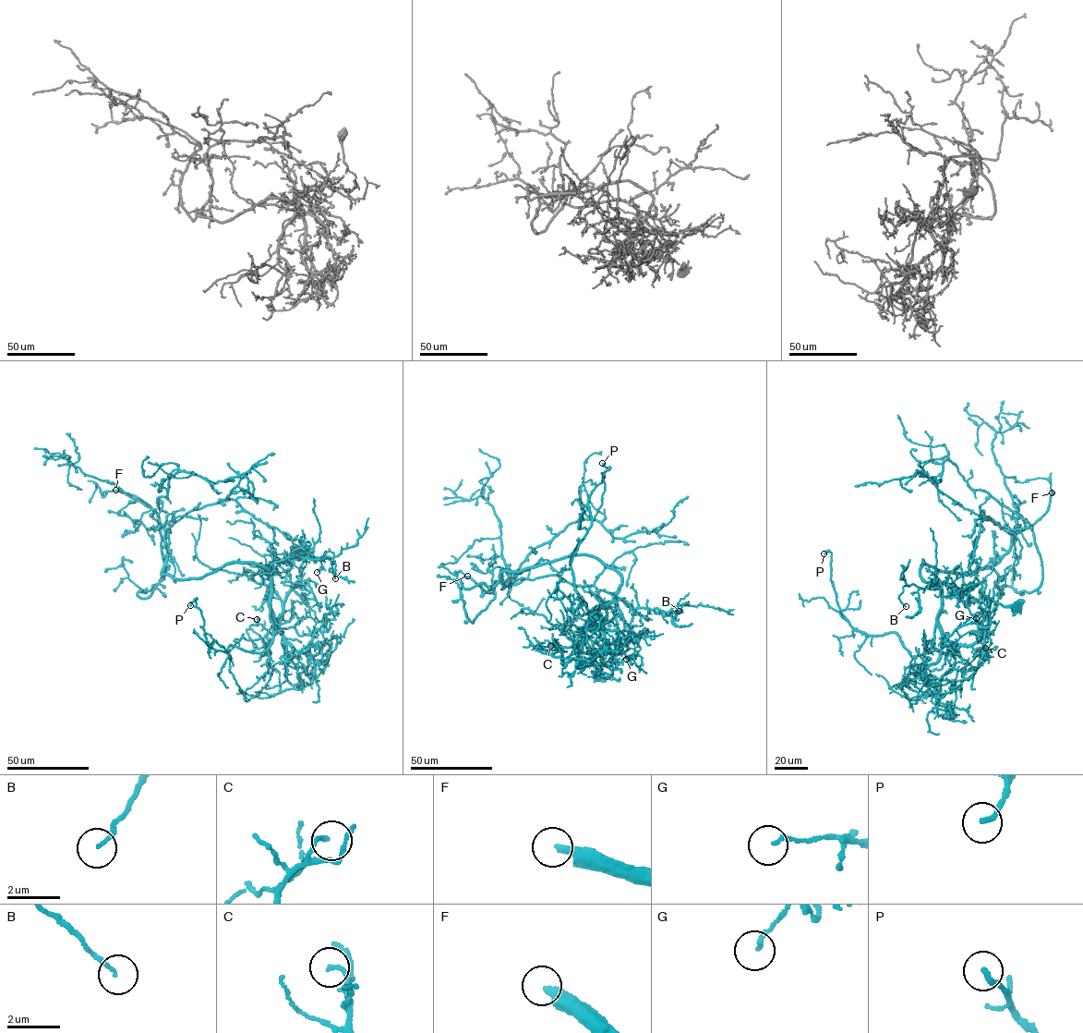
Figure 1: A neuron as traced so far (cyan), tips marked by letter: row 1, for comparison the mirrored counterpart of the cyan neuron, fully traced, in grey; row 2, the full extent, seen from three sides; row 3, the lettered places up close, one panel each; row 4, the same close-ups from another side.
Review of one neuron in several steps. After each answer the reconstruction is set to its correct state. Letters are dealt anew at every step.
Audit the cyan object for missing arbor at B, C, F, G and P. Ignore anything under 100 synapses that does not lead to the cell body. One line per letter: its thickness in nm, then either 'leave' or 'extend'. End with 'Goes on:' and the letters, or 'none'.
B: 140 nm thick; leave
C: 130 nm thick; leave
F: 300 nm thick; extend
G: 140 nm thick; leave
P: 200 nm thick; leave
Goes on: F

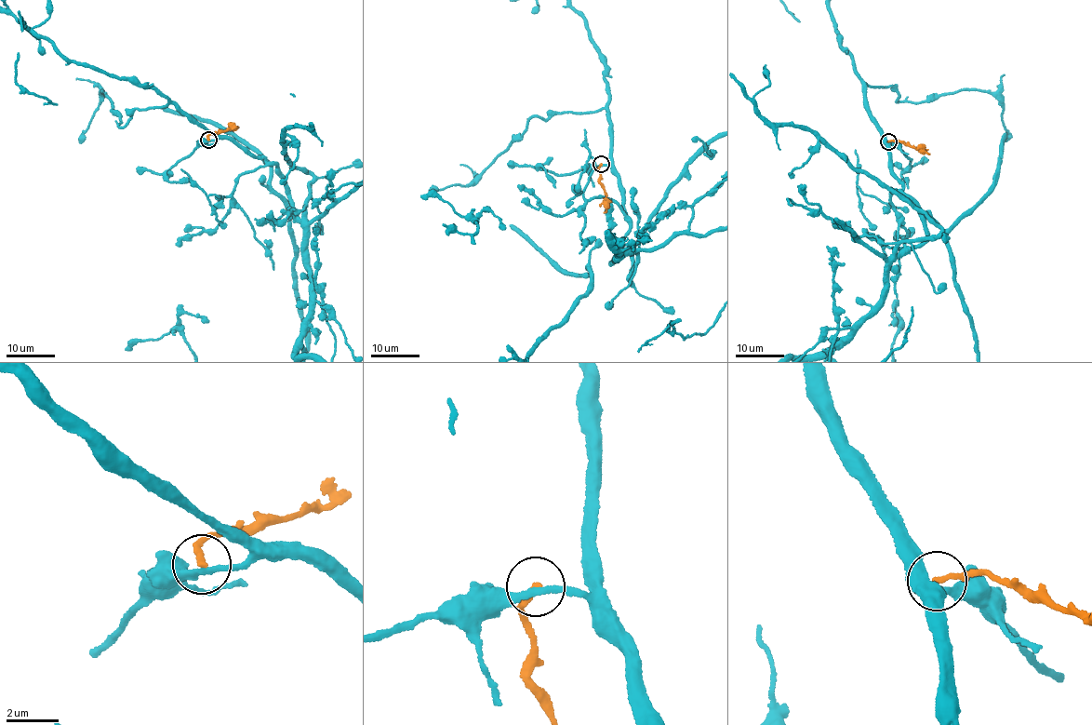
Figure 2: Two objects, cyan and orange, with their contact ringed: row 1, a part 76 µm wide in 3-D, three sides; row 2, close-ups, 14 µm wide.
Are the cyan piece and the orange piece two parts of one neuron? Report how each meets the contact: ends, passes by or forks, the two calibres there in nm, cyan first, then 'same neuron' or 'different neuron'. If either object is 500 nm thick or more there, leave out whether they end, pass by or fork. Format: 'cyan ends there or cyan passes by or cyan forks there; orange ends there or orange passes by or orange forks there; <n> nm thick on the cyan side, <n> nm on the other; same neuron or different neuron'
cyan passes by; orange ends there; 240 nm thick on the cyan side, 200 nm on the other; different neuron

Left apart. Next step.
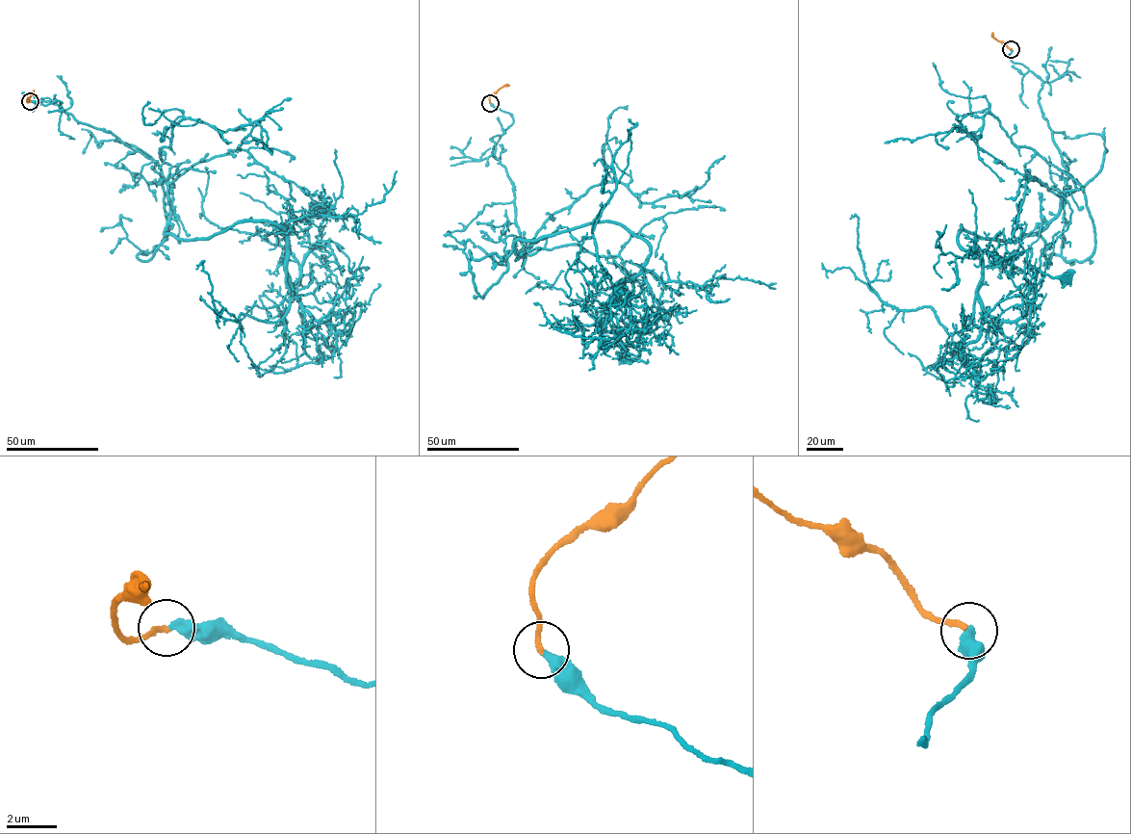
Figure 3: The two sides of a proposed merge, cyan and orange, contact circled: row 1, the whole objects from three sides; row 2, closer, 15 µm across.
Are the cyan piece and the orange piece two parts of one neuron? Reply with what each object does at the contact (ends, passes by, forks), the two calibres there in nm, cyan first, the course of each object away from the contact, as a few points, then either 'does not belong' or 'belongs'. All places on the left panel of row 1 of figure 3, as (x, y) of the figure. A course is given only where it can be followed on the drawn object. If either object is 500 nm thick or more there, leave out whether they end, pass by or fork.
cyan ends | orange ends | 360/220 nm | cyan via (30, 101), (58, 100), (157, 161), (166, 234), (211, 237), (245, 221), (284, 228), (328, 197), (320, 209) | orange via (30, 101), (26, 100), (34, 90) | belongs

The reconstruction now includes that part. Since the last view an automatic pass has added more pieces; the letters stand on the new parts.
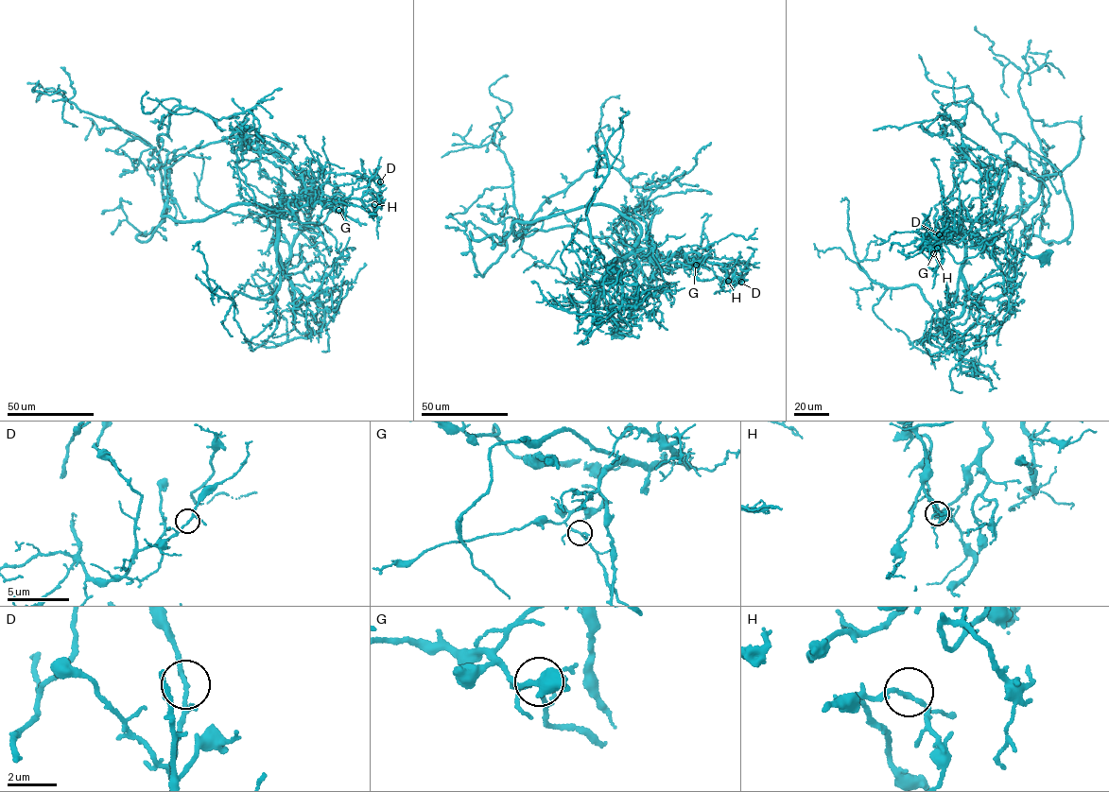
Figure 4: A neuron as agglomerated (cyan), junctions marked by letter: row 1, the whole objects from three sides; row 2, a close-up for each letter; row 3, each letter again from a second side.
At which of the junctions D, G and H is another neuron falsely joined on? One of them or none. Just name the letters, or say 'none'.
G

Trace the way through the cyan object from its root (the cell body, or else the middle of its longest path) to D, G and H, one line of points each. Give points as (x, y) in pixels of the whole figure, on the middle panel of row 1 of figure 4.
D: (617, 333), (630, 332), (632, 313), (659, 293), (641, 258), (659, 266), (679, 250), (734, 261), (741, 282)
G: (617, 333), (630, 332), (632, 313), (646, 304), (646, 296), (659, 293), (640, 259), (696, 265)
H: (617, 333), (659, 293), (641, 258), (659, 266), (696, 252), (728, 281)

